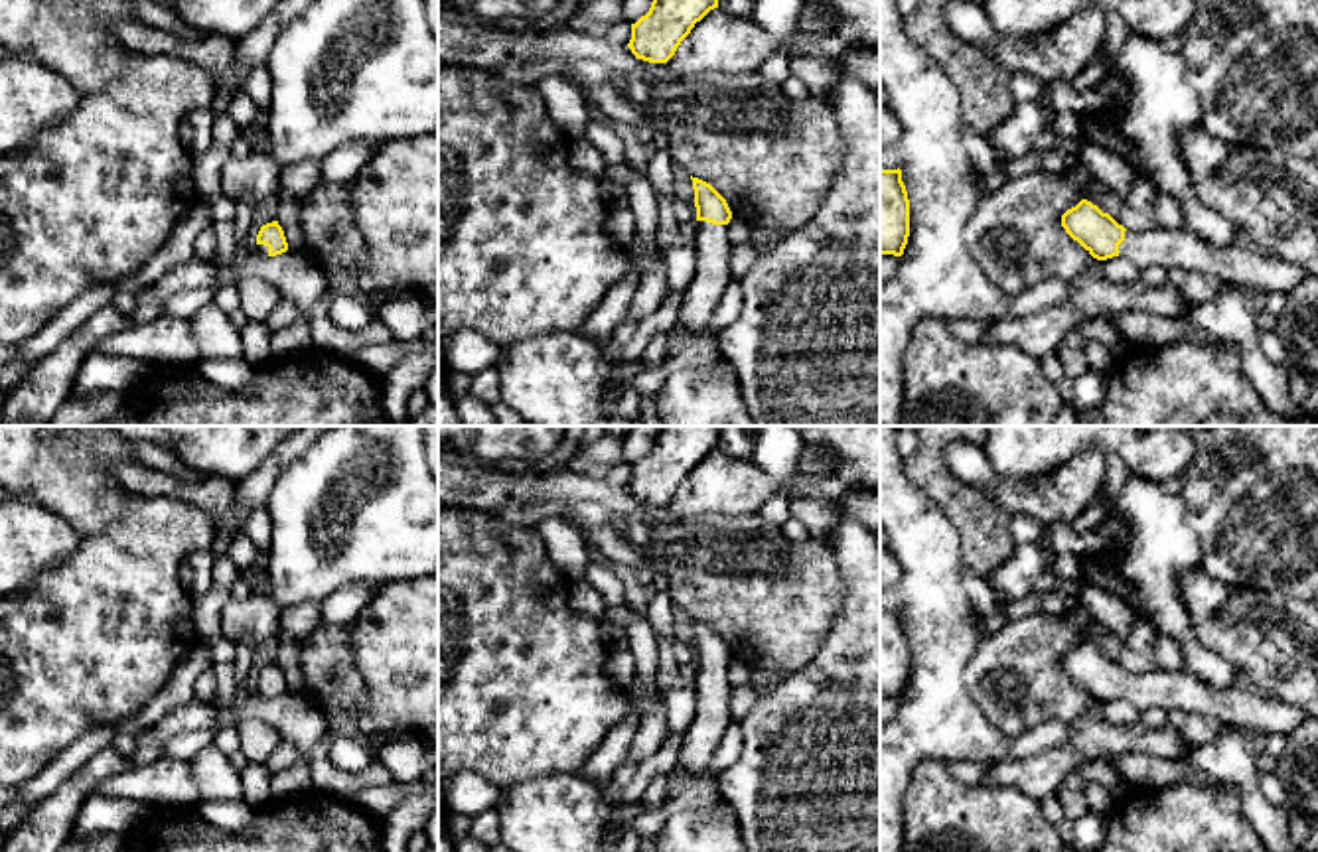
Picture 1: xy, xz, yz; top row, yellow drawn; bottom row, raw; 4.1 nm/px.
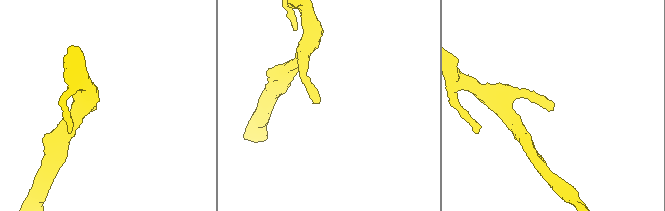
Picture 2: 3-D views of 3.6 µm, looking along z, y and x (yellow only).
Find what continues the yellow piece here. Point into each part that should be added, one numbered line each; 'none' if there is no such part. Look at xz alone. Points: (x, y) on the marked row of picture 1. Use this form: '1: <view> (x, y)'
1: xz (713, 271)

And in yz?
1: yz (1238, 265)

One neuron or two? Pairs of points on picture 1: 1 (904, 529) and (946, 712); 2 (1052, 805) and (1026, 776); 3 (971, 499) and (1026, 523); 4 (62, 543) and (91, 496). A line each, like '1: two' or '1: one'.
1: one
2: two
3: two
4: two

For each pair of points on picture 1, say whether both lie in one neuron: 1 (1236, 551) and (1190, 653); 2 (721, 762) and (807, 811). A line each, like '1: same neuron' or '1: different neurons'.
1: different neurons
2: different neurons

